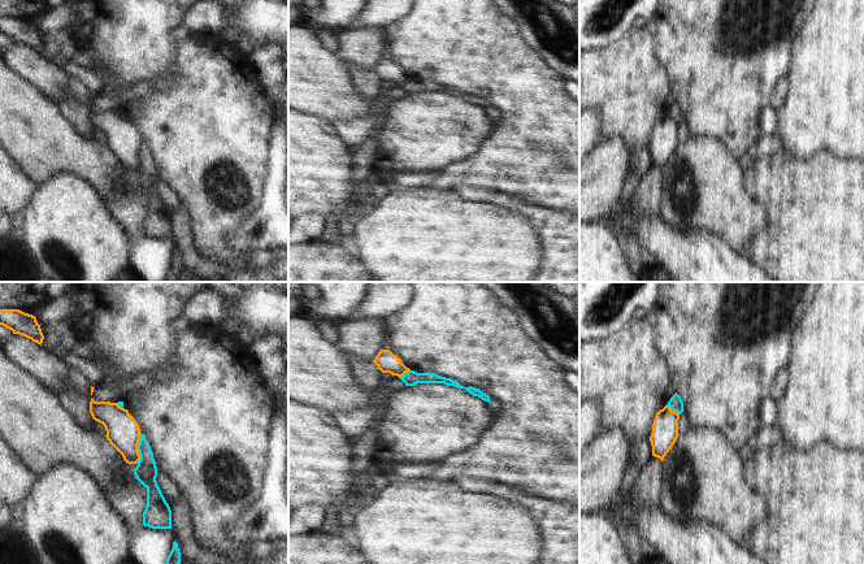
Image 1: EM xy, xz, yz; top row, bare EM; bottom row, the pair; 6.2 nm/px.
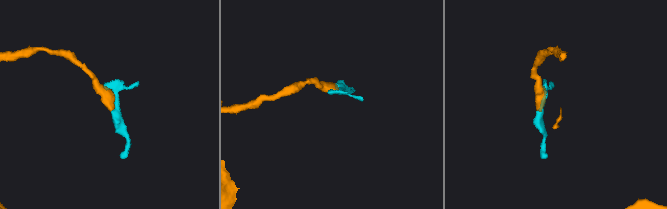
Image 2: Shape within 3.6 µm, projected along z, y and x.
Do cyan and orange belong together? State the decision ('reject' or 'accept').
reject

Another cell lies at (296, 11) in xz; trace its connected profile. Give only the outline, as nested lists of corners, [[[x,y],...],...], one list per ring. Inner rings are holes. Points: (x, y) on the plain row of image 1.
[[[288,0],[288,25],[305,23],[307,12],[303,0]]]

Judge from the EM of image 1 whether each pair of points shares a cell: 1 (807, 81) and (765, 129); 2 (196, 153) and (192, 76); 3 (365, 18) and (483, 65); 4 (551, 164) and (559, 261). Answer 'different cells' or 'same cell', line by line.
1: different cells
2: same cell
3: different cells
4: different cells

